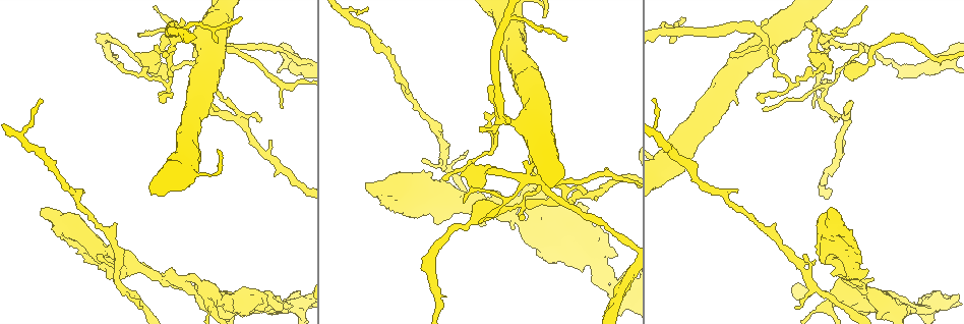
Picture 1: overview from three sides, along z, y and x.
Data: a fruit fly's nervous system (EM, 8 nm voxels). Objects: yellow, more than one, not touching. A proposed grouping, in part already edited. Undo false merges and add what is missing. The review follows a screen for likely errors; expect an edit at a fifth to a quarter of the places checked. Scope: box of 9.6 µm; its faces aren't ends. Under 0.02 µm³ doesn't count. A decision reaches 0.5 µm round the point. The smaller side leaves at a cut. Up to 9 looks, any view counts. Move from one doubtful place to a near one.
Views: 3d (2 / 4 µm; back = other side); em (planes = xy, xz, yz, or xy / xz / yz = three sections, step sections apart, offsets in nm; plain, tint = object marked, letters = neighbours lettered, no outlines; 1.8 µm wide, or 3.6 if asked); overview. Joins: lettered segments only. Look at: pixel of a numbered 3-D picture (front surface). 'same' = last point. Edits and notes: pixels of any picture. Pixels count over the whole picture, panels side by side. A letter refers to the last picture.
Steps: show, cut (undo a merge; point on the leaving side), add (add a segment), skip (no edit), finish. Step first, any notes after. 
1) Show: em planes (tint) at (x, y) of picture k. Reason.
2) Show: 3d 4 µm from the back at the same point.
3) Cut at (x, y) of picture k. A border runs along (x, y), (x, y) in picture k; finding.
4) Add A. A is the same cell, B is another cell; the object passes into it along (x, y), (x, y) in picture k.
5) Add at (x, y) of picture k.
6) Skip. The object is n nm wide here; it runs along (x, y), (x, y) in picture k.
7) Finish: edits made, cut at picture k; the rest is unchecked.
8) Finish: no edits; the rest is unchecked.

Show: em planes (letters) at (821, 37) of picture 1. Arms run side by side.

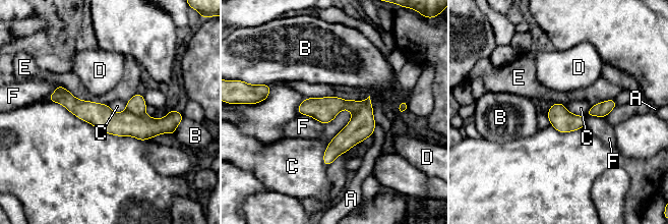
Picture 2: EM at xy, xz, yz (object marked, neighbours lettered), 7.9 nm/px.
Cut at (125, 123) of picture 2. A, B, C, D, E and F are other cells; a border runs along (126, 109), (135, 114), (144, 115) in picture 2; a second neuron is stuck on.

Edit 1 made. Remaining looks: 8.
Show: overview.

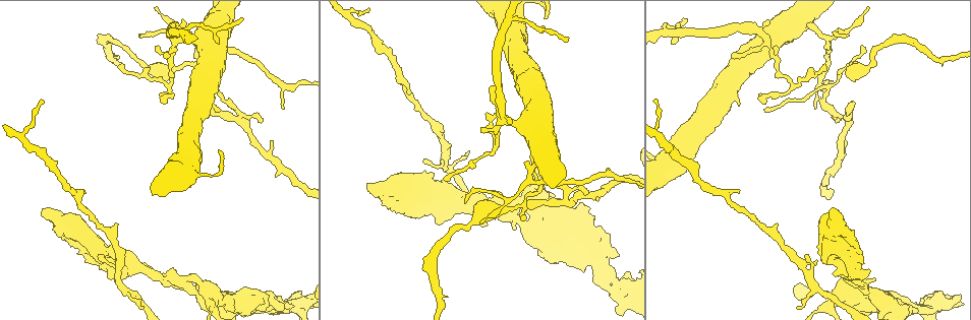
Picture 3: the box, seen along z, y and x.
Show: 3d 4 µm at (852, 101) of picture 3. Branch stops here.

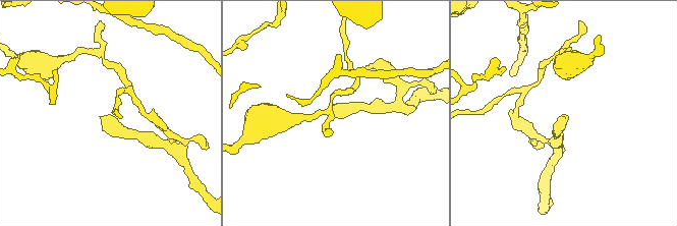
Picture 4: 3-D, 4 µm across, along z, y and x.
Show: em xz step 8 (letters) at (563, 115) of picture 4. Now the EM.

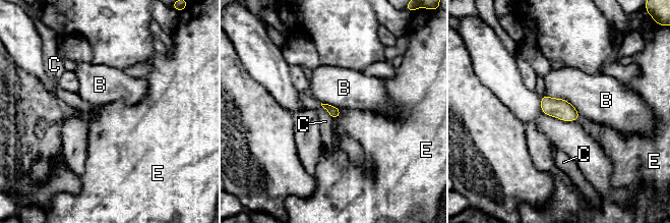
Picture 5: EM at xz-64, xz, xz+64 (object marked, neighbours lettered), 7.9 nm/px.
Show: em planes (letters) at the same point. Cut it another way.

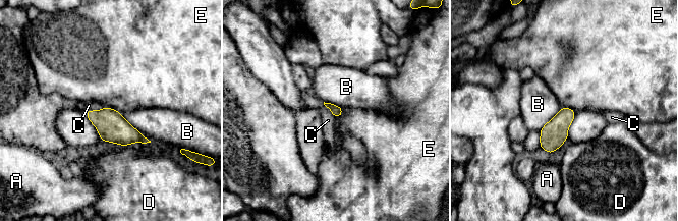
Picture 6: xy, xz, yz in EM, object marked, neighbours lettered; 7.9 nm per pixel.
Skip. A, B, C, D and E are other cells; a border runs along (119, 112), (151, 141) in picture 6; no lettered segment goes on from it.

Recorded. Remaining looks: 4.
Show: em yz step 8 (tint) at (370, 187) of picture 3. An open end.

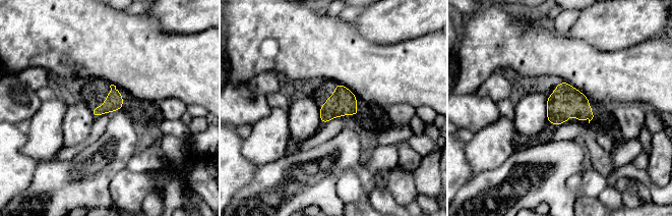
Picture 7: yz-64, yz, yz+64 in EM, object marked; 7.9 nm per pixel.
Show: em yz step 8 (letters) at the same point. See the neighbours.

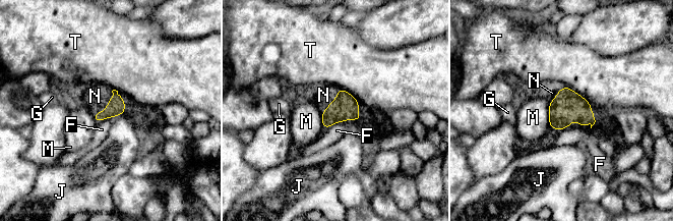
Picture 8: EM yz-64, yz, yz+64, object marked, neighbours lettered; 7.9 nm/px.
Add N. N is the same cell, F, G, J, M and T are other cells; the object passes into it along (116, 106), (108, 105), (95, 96) in picture 8; it goes on there.

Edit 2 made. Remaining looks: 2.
Finish: edits made, cut at picture 2, add at picture 8; the rest is unchecked.

